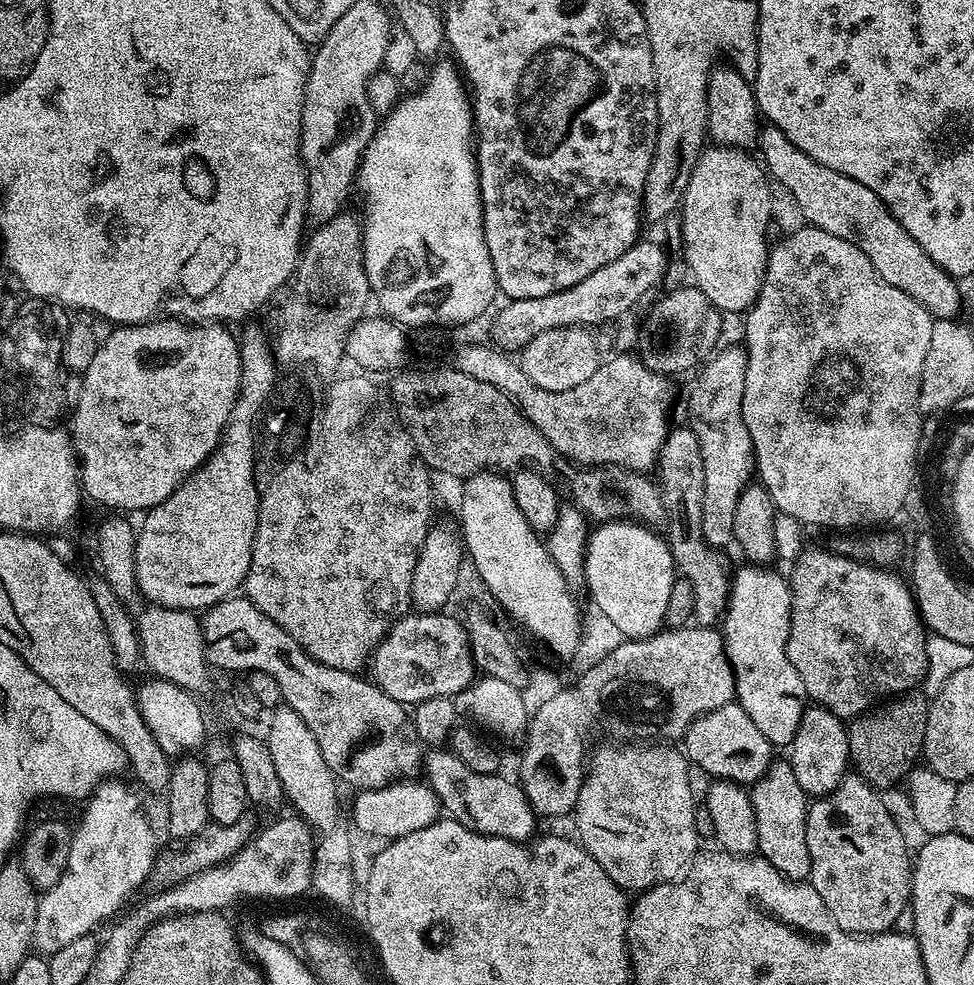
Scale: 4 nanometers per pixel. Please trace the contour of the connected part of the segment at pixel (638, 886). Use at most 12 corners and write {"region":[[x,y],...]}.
{"region":[[679,747],[591,753],[577,839],[615,884],[680,878],[699,849]]}

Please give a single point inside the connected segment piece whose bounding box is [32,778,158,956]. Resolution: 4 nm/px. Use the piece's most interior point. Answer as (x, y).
(113, 851)

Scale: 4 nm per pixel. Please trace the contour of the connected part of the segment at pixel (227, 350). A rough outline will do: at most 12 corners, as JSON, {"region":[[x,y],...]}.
{"region":[[103,337],[70,433],[85,497],[156,508],[215,451],[240,346]]}

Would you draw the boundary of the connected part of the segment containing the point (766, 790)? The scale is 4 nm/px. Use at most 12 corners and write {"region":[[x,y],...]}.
{"region":[[787,759],[750,795],[758,852],[787,880],[812,875],[809,797]]}

